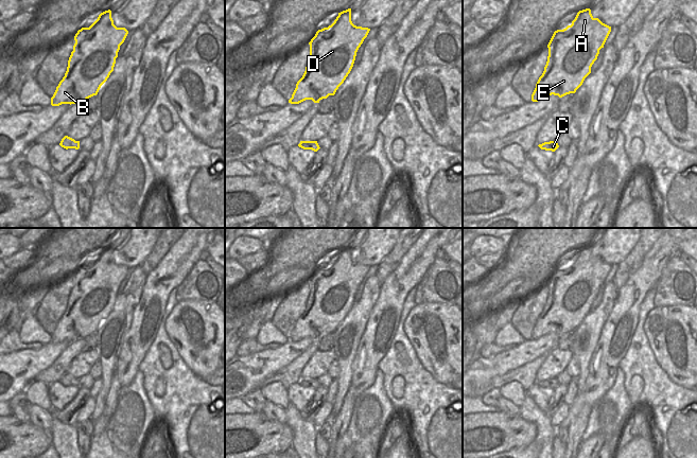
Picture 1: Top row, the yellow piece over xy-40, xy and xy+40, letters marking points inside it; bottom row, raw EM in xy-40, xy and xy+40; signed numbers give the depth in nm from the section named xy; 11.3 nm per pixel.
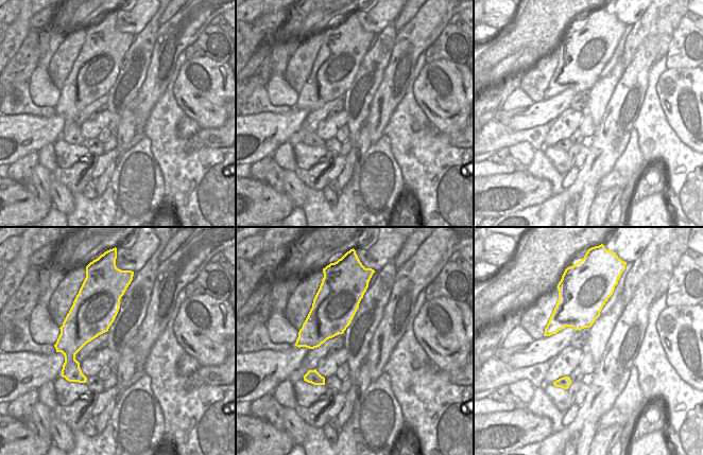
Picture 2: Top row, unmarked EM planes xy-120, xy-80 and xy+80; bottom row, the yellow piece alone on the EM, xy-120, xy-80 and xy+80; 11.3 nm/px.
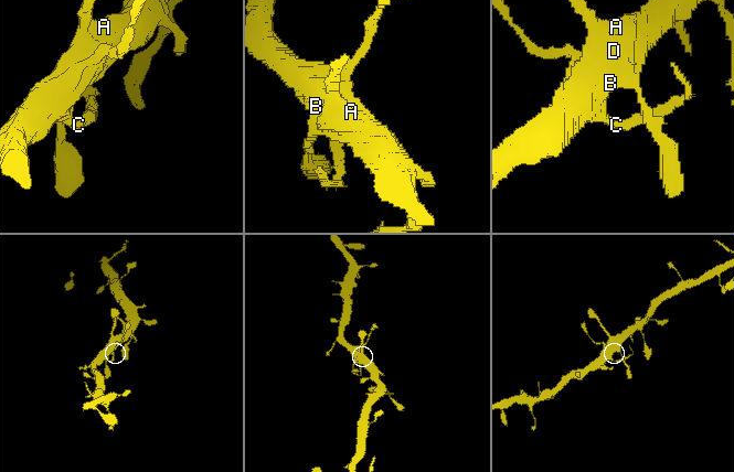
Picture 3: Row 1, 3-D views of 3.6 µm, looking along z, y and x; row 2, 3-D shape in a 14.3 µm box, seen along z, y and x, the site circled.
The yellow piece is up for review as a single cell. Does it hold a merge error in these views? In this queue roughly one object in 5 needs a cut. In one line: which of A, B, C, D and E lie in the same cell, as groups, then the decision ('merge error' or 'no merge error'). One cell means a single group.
groups A B C D E; no merge error

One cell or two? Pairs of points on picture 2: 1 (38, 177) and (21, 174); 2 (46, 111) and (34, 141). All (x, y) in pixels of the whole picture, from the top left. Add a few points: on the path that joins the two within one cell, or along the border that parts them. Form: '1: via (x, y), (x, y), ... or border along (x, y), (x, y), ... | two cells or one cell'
1: border along (38, 162), (32, 173), (32, 184), (37, 194) | two cells
2: border along (19, 114), (40, 117), (55, 115) | two cells

